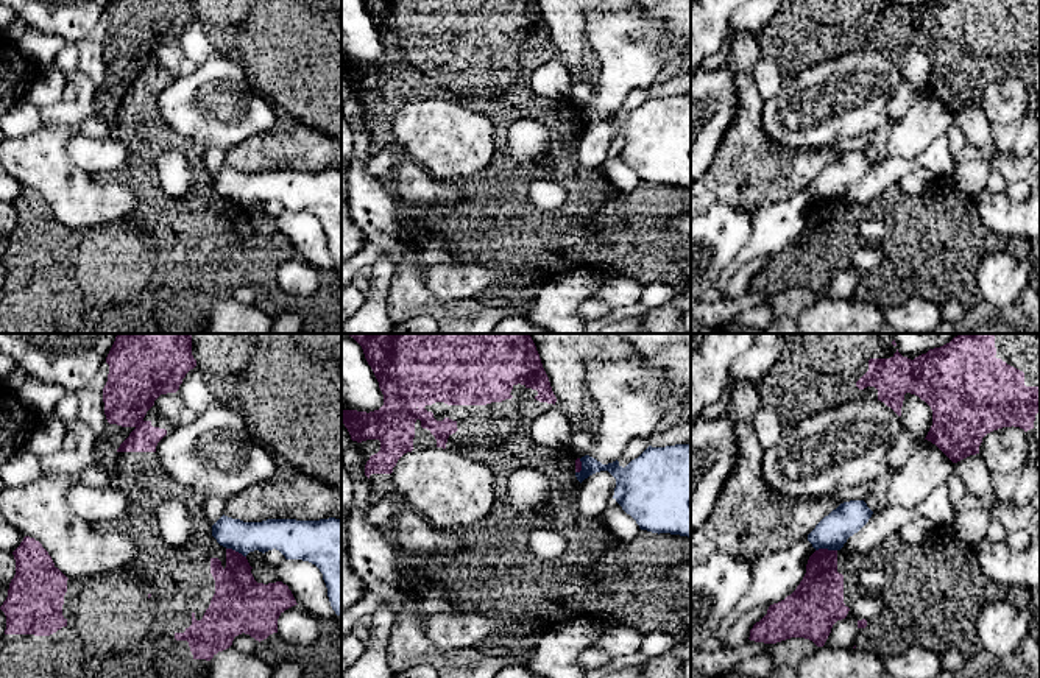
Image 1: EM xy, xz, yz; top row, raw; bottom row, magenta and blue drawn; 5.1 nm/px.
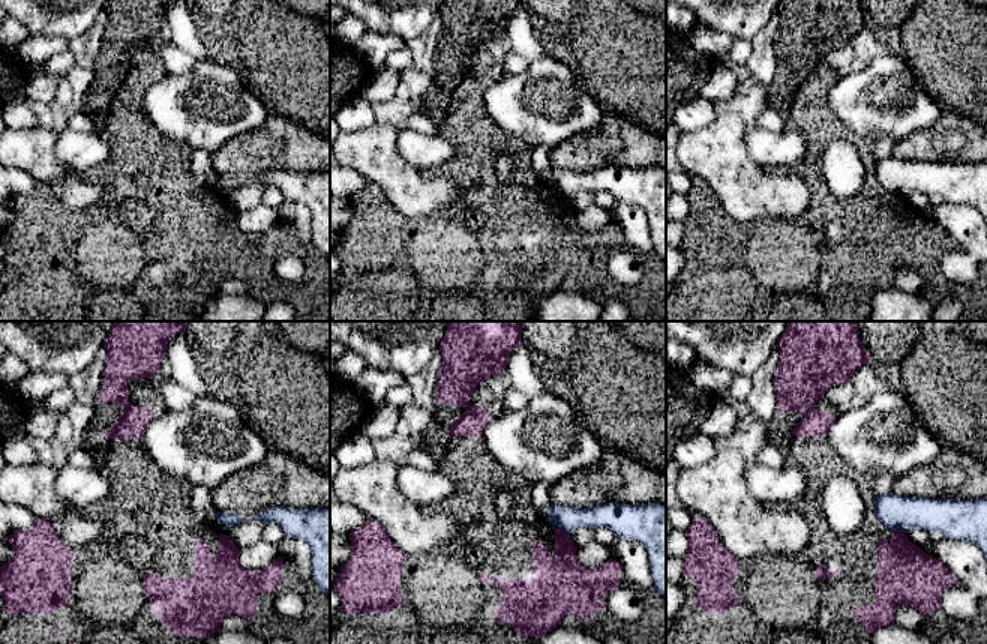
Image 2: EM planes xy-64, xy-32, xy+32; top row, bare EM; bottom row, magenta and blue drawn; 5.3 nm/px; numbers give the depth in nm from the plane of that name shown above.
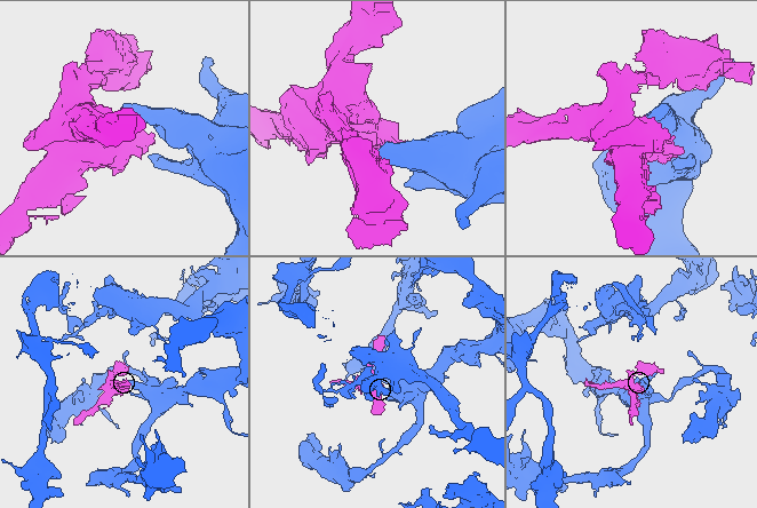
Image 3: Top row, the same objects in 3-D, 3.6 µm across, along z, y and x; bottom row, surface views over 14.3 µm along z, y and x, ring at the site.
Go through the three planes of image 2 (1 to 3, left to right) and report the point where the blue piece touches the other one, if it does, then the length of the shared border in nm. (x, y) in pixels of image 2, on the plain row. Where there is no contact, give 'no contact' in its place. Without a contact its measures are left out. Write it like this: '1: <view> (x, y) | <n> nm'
1: no contact
2: xy-32 (561, 194) | 80 nm
3: xy+32 (897, 194) | 80 nm

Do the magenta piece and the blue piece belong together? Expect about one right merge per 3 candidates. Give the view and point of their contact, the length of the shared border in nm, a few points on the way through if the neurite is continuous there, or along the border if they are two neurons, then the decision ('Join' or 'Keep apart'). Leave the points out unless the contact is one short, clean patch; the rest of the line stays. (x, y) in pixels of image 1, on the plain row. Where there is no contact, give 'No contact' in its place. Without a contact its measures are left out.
Touches magenta at yz (825, 200). Shared border 110 nm. Boundary: yz (836, 200), (816, 201). Keep apart

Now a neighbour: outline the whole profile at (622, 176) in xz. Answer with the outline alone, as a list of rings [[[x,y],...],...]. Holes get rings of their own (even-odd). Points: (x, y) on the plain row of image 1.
[[[611,150],[603,162],[603,168],[608,181],[622,193],[633,193],[641,182],[636,171],[622,161],[616,150]]]

